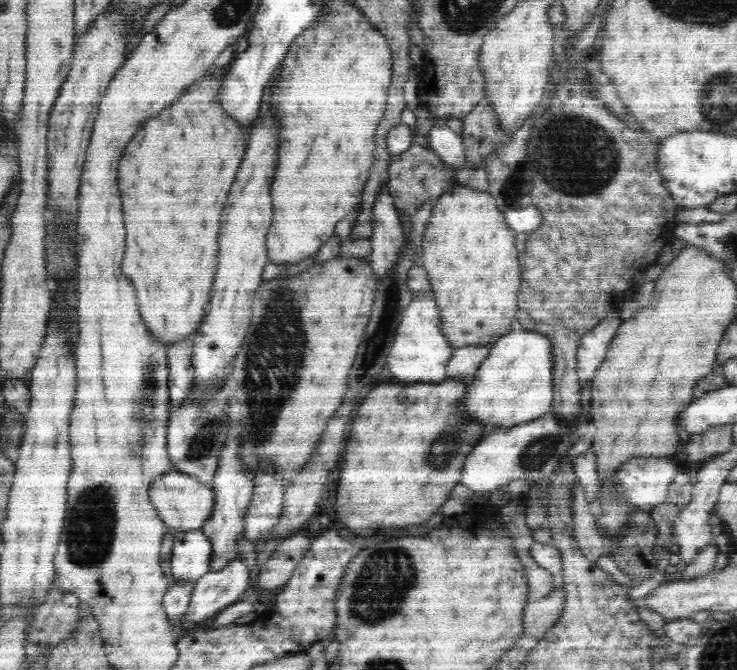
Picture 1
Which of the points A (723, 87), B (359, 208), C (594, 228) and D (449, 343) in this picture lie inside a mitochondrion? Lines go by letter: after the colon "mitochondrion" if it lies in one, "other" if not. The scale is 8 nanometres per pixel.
A: mitochondrion
B: other
C: other
D: other

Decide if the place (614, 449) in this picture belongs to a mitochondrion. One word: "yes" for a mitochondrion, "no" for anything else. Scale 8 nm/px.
no

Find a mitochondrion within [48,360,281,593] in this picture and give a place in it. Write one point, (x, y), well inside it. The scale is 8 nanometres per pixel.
(91, 524)

